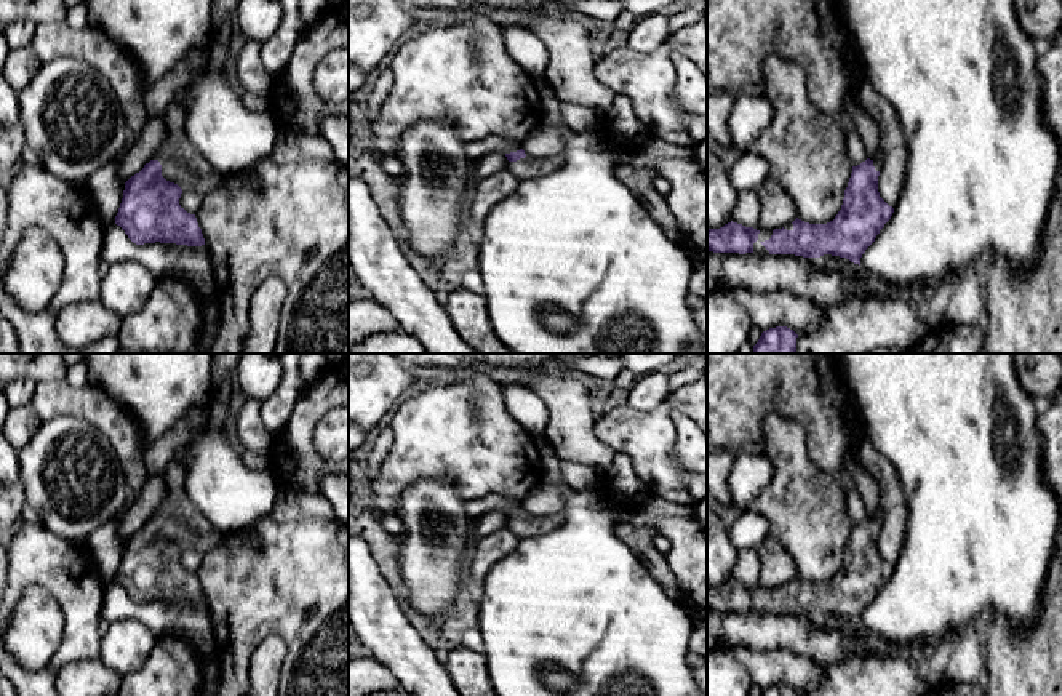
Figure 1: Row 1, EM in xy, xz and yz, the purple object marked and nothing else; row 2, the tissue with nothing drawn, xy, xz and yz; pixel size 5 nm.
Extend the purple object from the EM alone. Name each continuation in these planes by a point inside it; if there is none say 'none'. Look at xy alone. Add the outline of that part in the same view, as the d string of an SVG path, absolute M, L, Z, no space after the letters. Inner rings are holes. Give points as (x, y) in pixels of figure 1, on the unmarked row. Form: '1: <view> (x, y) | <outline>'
1: xy (181, 522) | M173 459L165 472L166 499L157 507L154 518L162 523L162 534L182 549L194 549L203 555L218 547L226 533L211 526L195 509L184 491L186 464Z

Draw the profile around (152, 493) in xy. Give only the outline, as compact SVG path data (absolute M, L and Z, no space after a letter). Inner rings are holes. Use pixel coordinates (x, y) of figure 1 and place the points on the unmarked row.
M165 475L147 477L144 485L136 491L134 501L125 507L120 515L118 533L123 539L139 531L146 522L154 518L157 507L166 499Z

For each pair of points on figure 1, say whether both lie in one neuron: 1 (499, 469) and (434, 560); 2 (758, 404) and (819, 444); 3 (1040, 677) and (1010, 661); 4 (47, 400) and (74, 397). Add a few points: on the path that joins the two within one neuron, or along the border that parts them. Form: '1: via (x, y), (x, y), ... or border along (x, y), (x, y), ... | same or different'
1: border along (434, 479), (448, 482), (464, 501) | different
2: via (776, 404), (792, 404), (814, 426) | same
3: via (1032, 677), (1018, 663) | same
4: via (53, 399), (67, 399) | same

